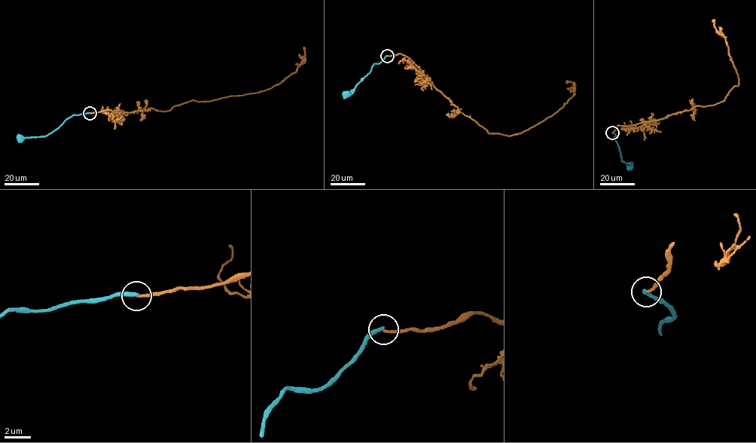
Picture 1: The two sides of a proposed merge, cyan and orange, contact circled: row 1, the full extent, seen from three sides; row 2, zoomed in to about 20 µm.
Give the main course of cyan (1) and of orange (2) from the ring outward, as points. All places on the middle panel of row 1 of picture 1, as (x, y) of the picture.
1: (387, 56), (379, 63), (375, 63), (370, 72), (346, 95)
2: (387, 56), (410, 59), (460, 111), (488, 132), (516, 135), (553, 115), (574, 94), (572, 83), (565, 81)

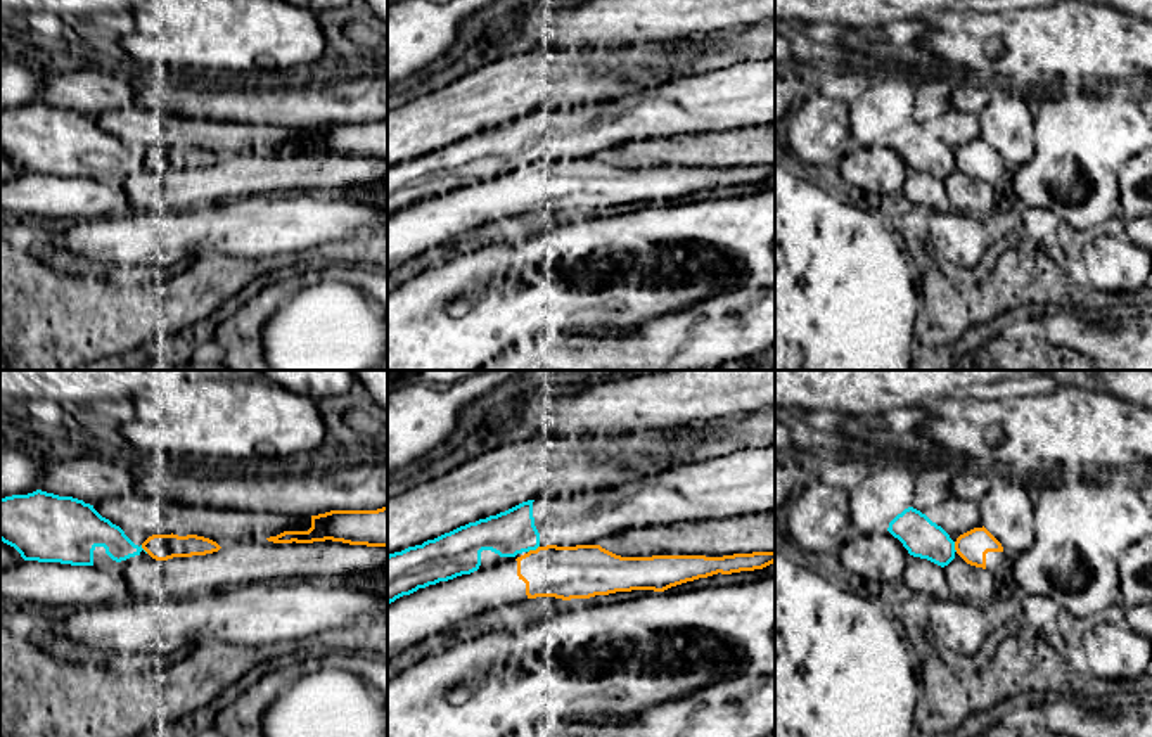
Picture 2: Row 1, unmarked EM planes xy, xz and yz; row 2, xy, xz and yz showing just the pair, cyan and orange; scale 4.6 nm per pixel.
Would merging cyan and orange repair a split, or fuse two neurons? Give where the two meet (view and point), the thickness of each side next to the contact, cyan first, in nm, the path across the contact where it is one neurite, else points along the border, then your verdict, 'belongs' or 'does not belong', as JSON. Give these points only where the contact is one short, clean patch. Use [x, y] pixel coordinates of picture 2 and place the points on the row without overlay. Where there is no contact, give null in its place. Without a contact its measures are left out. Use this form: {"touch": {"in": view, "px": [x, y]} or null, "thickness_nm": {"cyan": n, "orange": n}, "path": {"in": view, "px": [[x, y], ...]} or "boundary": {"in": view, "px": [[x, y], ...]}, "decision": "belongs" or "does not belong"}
{"touch": {"in": "xz", "px": [533, 161]}, "thickness_nm": {"cyan": 200, "orange": 240}, "boundary": {"in": "xz", "px": [[538, 158], [528, 165]]}, "decision": "does not belong"}

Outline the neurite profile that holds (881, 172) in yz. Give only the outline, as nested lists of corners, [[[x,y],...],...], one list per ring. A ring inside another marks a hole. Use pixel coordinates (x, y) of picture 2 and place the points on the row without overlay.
[[[889,144],[854,145],[841,157],[834,176],[880,202],[887,202],[889,199],[901,199],[908,171],[908,163]]]

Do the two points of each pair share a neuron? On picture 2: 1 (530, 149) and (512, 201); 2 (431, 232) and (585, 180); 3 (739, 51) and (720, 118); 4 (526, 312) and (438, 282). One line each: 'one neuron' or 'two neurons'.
1: two neurons
2: one neuron
3: two neurons
4: one neuron

